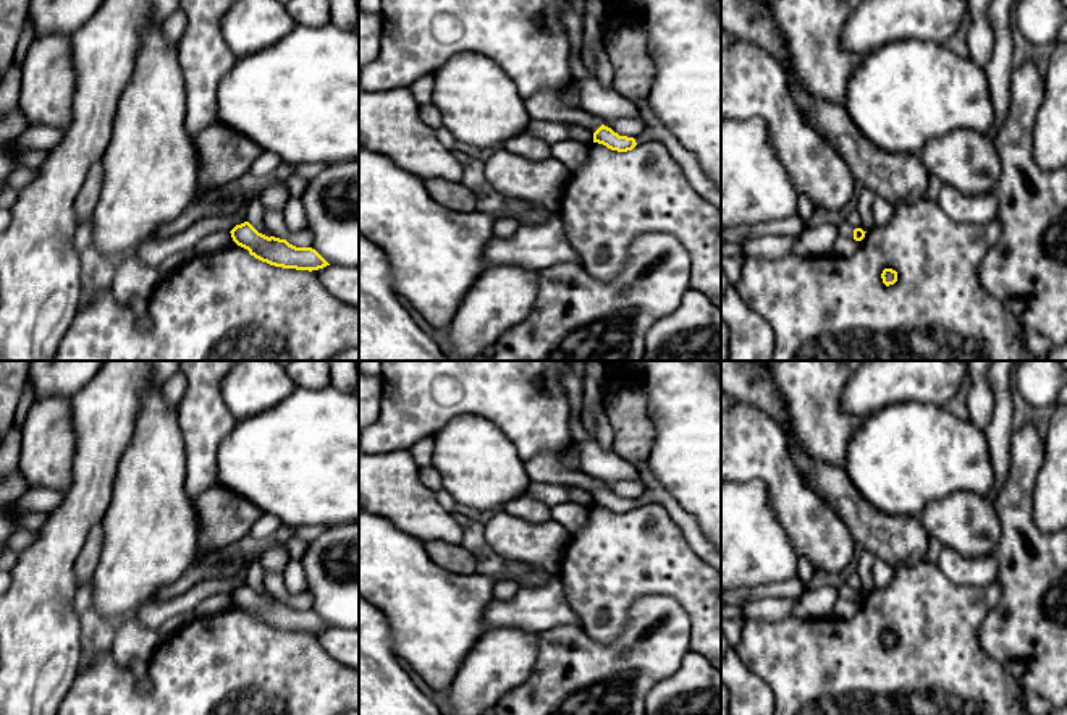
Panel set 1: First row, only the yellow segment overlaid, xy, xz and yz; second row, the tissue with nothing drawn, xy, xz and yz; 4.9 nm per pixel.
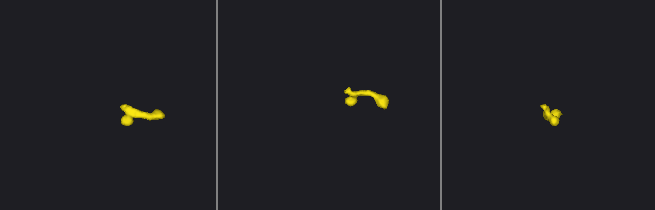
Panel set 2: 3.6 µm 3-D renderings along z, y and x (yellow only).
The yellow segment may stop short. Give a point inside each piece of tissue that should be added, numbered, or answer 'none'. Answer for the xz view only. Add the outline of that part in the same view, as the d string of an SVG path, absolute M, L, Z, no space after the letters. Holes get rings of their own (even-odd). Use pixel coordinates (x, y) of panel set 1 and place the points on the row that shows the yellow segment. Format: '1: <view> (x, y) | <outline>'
1: xz (548, 107) | M543 91L525 102L532 120L542 123L574 123L595 133L601 121L580 108L579 105L564 100L559 94Z

